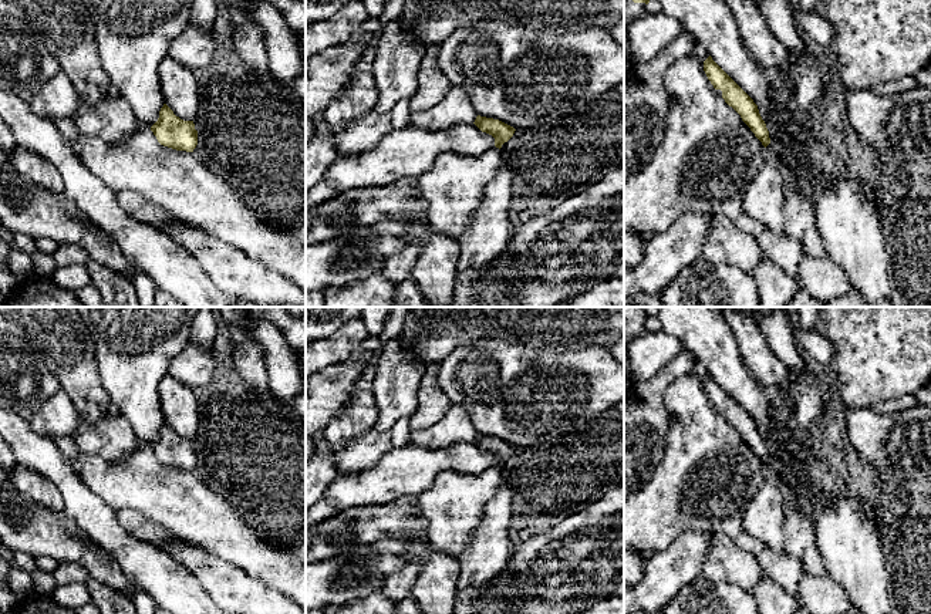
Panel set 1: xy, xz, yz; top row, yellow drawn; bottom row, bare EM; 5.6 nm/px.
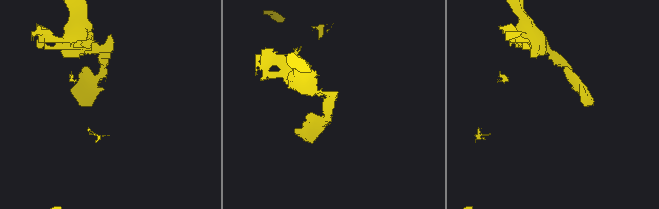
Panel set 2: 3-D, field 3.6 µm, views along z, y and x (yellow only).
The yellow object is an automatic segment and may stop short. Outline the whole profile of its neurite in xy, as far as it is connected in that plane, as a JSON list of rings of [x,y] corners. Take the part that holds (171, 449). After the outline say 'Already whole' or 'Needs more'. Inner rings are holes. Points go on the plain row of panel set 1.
[[[163,422],[158,439],[151,445],[158,460],[163,465],[193,470],[198,463],[198,449],[193,439],[183,439]]]. Already whole

